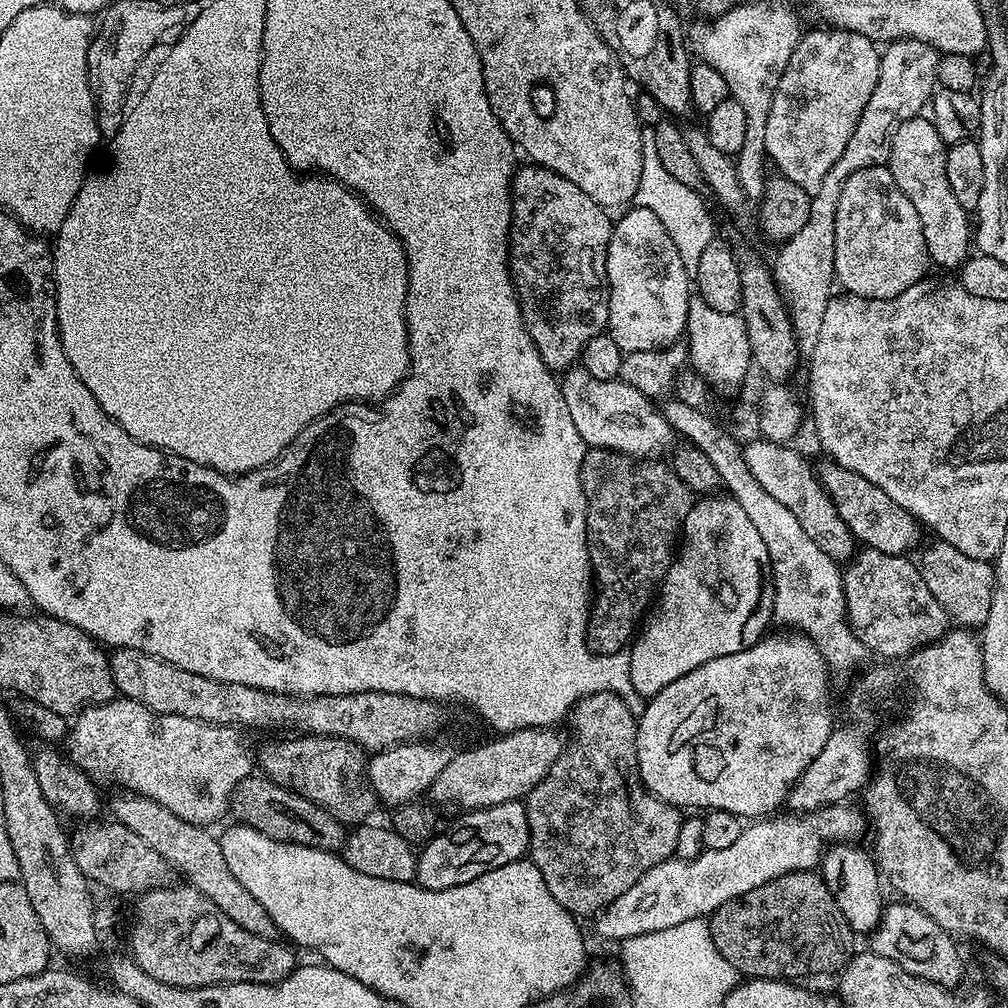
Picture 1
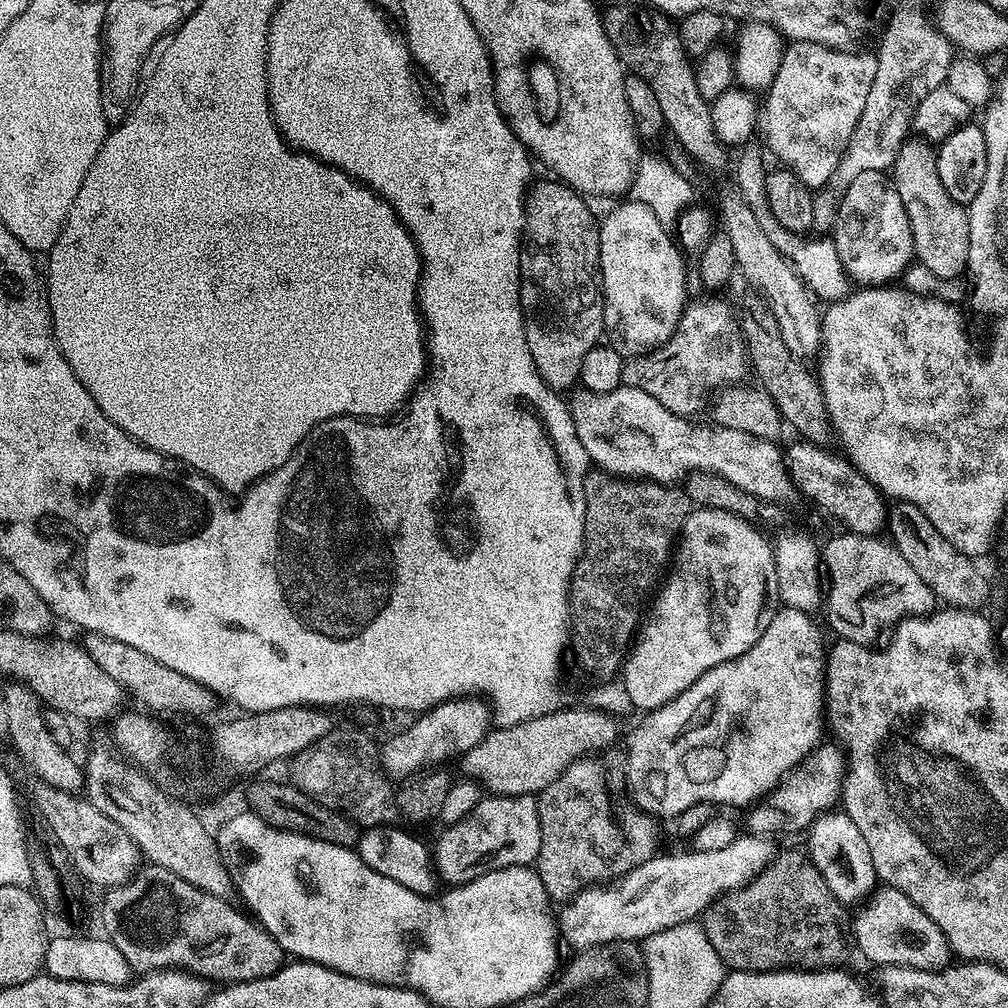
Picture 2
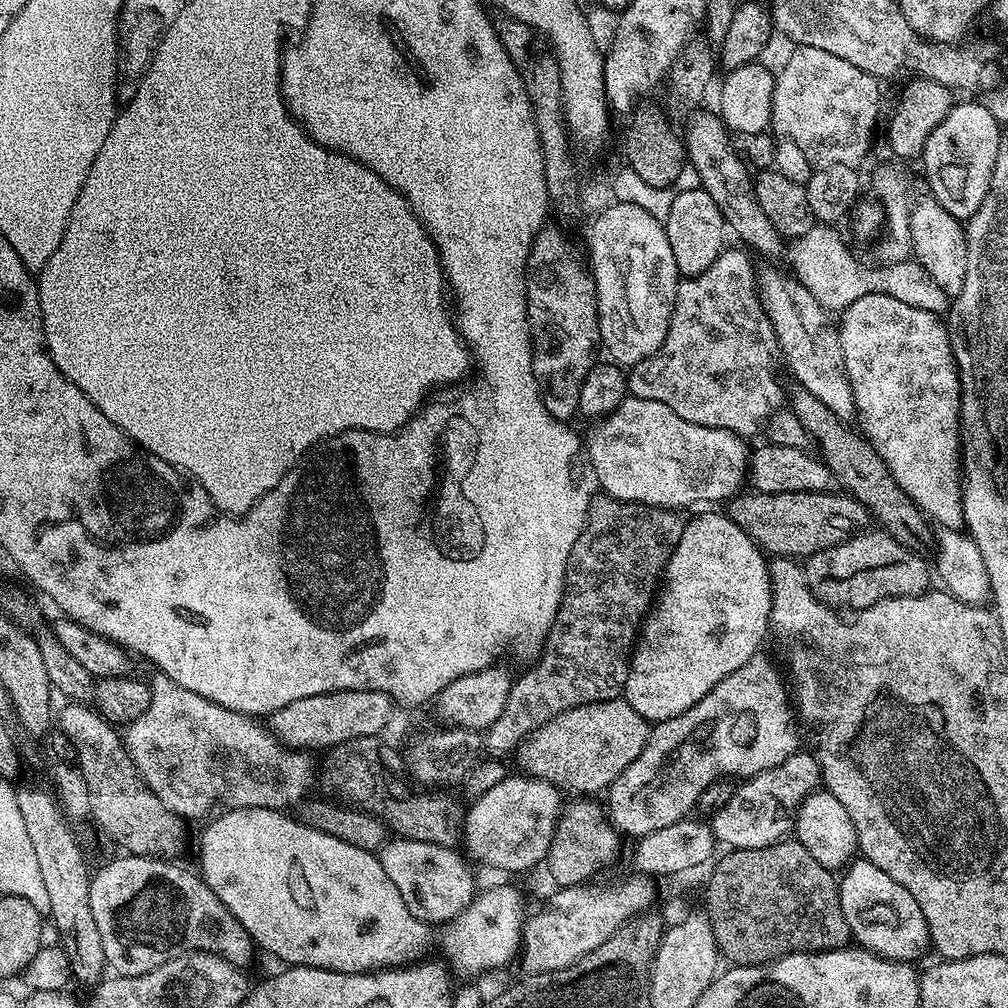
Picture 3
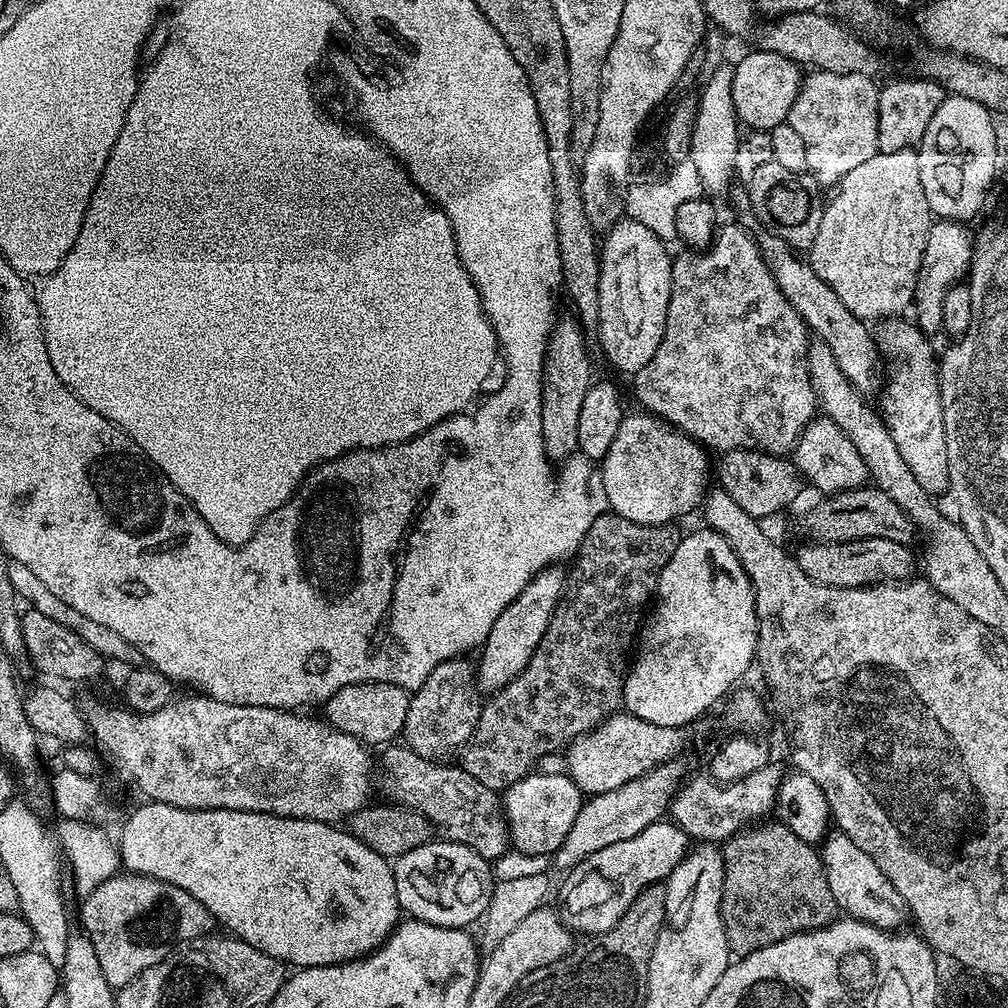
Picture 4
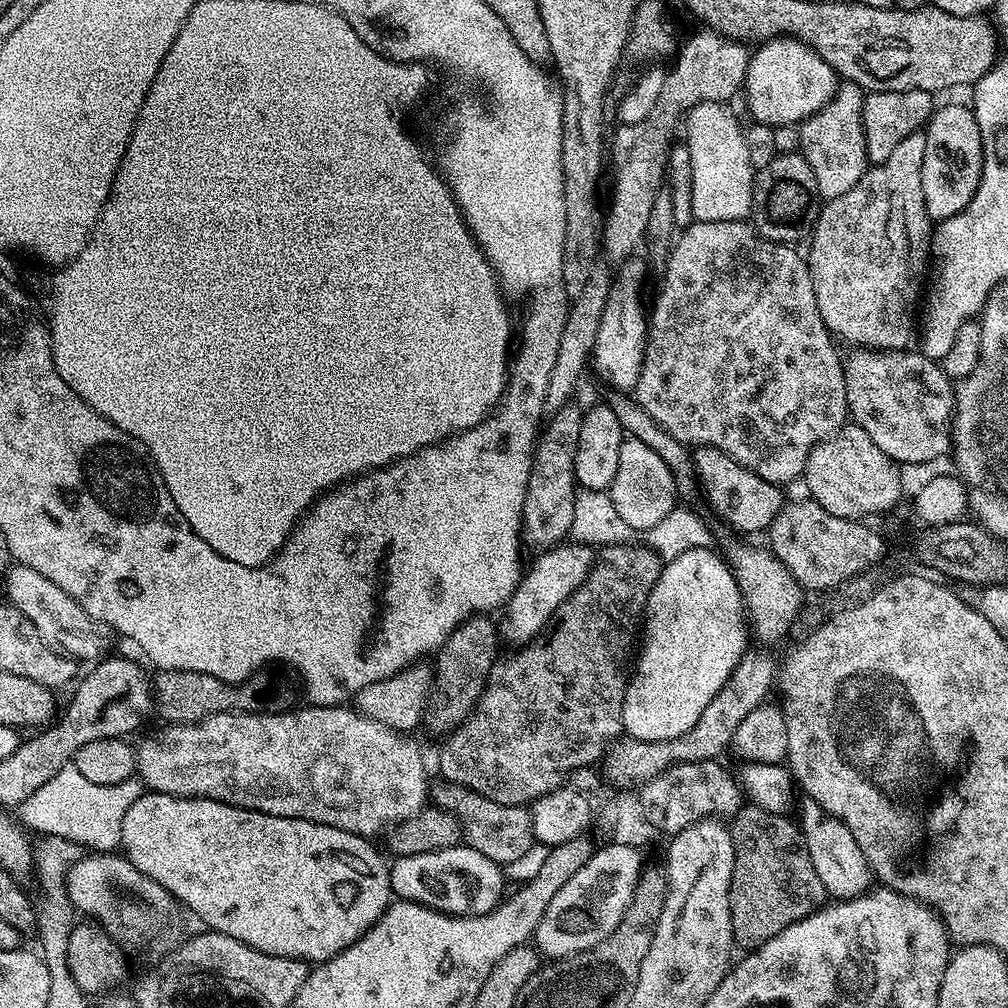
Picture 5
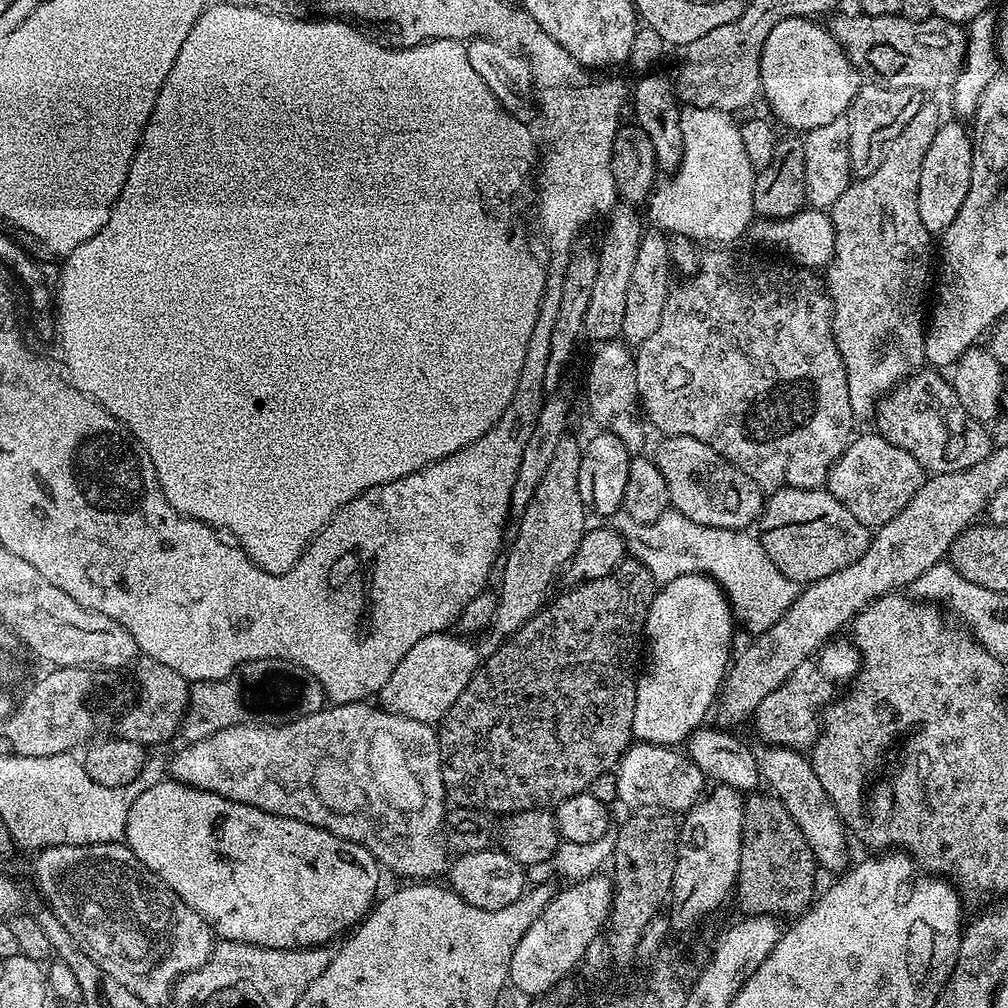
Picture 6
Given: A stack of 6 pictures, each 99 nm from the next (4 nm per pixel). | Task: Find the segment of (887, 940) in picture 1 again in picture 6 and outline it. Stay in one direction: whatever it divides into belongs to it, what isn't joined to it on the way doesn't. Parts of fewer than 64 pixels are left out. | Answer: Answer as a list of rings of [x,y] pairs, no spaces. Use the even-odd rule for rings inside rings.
[[[760,746],[755,749],[755,754],[761,781],[767,785],[772,795],[778,797],[782,806],[790,810],[790,818],[798,822],[798,830],[802,830],[817,865],[823,871],[825,868],[828,872],[836,872],[835,874],[843,873],[850,864],[849,837],[846,835],[844,820],[838,814],[830,794],[822,790],[822,782],[818,782],[818,774],[814,774],[811,759],[803,751],[779,746]]]

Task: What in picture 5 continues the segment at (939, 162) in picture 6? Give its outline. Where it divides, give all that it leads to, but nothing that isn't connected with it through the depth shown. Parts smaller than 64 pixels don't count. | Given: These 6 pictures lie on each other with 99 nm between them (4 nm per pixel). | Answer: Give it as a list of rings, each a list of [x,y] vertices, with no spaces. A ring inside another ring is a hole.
[[[948,104],[945,108],[937,107],[933,111],[932,118],[926,125],[924,137],[926,138],[926,158],[922,162],[922,194],[928,211],[928,219],[939,222],[963,210],[978,190],[984,161],[982,134],[978,130],[976,115],[972,113],[971,107],[964,105],[963,108],[960,104]]]

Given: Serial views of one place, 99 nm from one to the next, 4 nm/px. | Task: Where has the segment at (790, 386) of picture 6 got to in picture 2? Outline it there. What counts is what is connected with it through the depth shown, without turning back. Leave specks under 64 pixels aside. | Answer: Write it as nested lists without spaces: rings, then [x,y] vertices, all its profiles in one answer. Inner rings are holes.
[[[696,298],[684,309],[684,316],[680,319],[680,325],[674,330],[674,334],[655,352],[649,352],[646,356],[633,356],[625,359],[623,387],[643,390],[650,394],[650,398],[658,398],[666,410],[670,410],[679,416],[695,417],[695,412],[700,412],[708,404],[712,392],[719,388],[731,389],[739,385],[744,375],[749,375],[750,359],[748,346],[745,343],[745,333],[742,324],[736,321],[736,312],[724,300],[706,300]]]

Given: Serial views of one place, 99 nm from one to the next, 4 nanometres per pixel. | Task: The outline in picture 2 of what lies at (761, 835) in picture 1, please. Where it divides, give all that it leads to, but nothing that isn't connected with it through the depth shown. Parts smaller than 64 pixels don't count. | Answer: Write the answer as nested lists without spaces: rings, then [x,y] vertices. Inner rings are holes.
[[[744,834],[726,850],[688,850],[677,856],[651,856],[619,880],[585,888],[567,901],[560,916],[558,912],[559,935],[564,935],[572,950],[583,950],[615,940],[643,942],[664,928],[687,925],[704,913],[717,896],[749,884],[774,855],[768,844],[767,839]]]

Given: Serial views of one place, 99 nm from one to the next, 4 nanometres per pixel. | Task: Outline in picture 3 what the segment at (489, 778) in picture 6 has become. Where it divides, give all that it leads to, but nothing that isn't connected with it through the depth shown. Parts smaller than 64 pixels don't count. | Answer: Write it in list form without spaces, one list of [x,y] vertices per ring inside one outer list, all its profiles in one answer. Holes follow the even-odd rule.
[[[597,494],[592,497],[592,501],[588,504],[586,519],[580,530],[578,542],[574,542],[574,546],[570,550],[570,558],[566,562],[566,574],[564,575],[564,597],[560,599],[560,609],[554,618],[554,622],[550,626],[548,635],[544,638],[544,643],[538,653],[540,661],[536,664],[533,672],[528,672],[525,676],[517,675],[512,682],[512,689],[506,698],[506,707],[502,710],[498,722],[494,722],[494,726],[490,726],[483,733],[483,747],[486,749],[487,755],[492,758],[507,758],[517,751],[521,743],[538,731],[539,728],[550,722],[556,715],[562,714],[574,707],[584,707],[590,703],[600,703],[603,700],[615,700],[624,691],[624,683],[628,678],[628,666],[630,657],[634,651],[634,645],[638,639],[638,633],[642,627],[642,621],[645,619],[646,613],[653,607],[654,597],[657,595],[658,589],[662,584],[662,577],[665,575],[668,567],[668,559],[674,554],[674,550],[678,546],[678,538],[682,538],[682,530],[685,521],[679,520],[677,513],[672,510],[663,508],[651,508],[645,504],[628,504],[624,500],[619,500],[607,494]]]

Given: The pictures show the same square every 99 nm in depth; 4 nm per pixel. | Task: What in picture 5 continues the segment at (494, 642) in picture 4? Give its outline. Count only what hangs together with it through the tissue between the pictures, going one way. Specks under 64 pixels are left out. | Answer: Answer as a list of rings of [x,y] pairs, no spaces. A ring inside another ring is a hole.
[[[561,542],[554,548],[545,548],[539,553],[540,556],[532,564],[532,569],[525,571],[520,578],[518,587],[512,589],[512,596],[508,603],[503,605],[504,624],[502,620],[502,636],[505,641],[513,640],[513,645],[523,646],[529,640],[537,639],[548,627],[548,623],[552,621],[552,615],[558,610],[558,606],[562,602],[566,602],[566,598],[570,598],[570,594],[574,594],[574,590],[578,590],[578,586],[582,586],[582,582],[588,577],[594,563],[594,548],[591,544],[581,544],[579,542]]]

